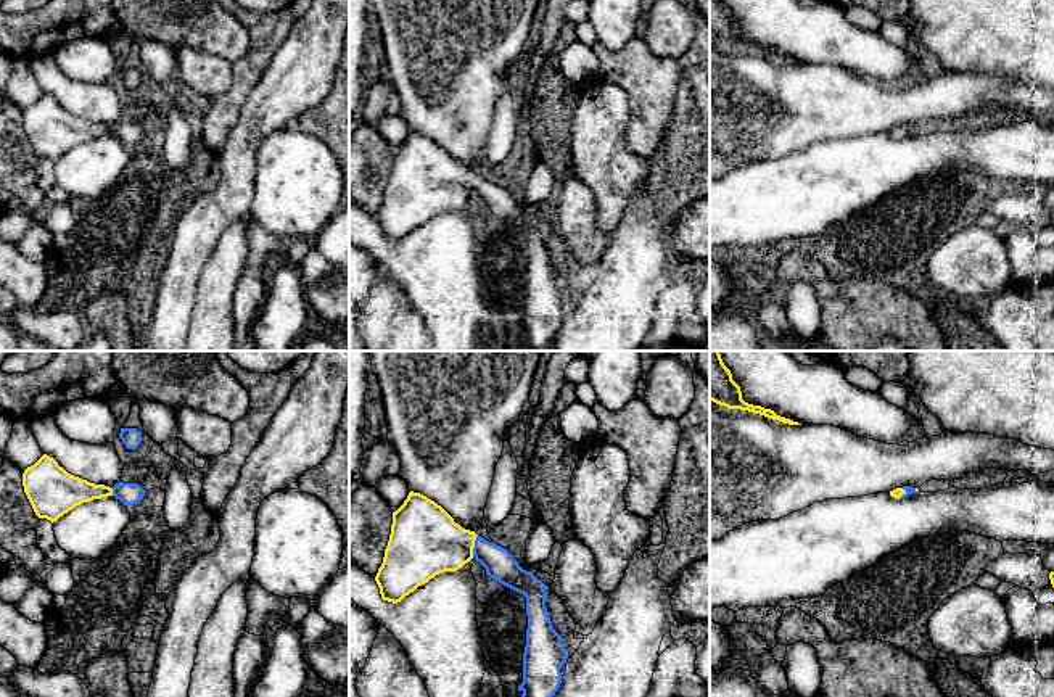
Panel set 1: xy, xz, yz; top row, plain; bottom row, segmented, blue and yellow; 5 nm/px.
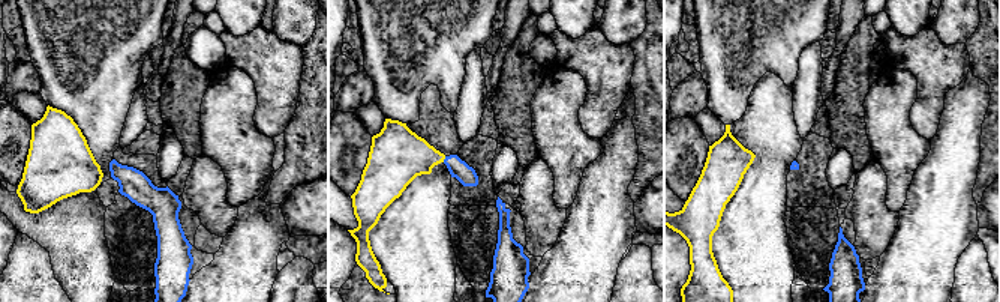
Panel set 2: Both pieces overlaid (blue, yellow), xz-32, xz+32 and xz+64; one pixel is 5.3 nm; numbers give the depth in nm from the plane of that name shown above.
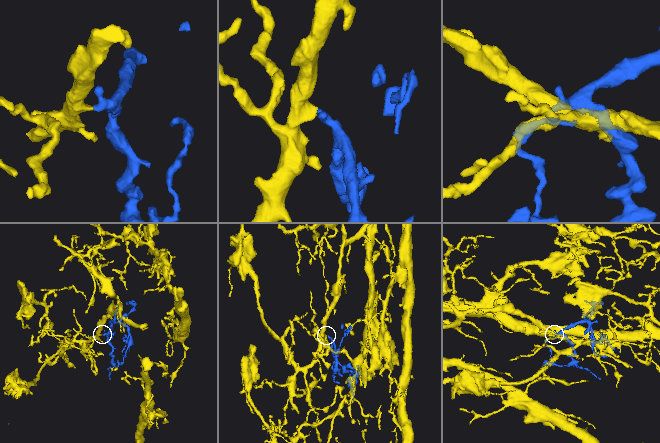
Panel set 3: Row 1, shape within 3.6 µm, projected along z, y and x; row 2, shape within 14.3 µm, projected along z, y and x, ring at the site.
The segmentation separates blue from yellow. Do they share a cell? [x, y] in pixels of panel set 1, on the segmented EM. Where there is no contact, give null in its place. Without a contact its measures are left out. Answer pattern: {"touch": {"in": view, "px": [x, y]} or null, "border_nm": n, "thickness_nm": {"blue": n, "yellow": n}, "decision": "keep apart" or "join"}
{"touch": {"in": "xz", "px": [475, 546]}, "border_nm": 110, "thickness_nm": {"blue": 150, "yellow": 360}, "decision": "join"}

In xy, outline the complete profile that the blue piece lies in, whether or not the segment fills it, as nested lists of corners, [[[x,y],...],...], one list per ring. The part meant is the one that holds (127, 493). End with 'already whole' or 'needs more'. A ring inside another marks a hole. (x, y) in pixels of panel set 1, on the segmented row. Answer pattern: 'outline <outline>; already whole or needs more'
outline [[[47,454],[24,470],[23,486],[35,515],[51,523],[76,505],[93,499],[114,496],[124,505],[134,505],[140,502],[146,493],[137,483],[119,481],[113,488],[90,483],[68,473]]]; needs more

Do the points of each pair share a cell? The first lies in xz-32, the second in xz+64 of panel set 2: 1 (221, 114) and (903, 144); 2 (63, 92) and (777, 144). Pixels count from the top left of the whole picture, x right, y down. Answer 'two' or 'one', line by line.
1: one
2: two

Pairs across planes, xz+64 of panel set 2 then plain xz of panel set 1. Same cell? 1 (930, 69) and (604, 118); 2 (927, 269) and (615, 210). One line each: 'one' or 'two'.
1: two
2: two

